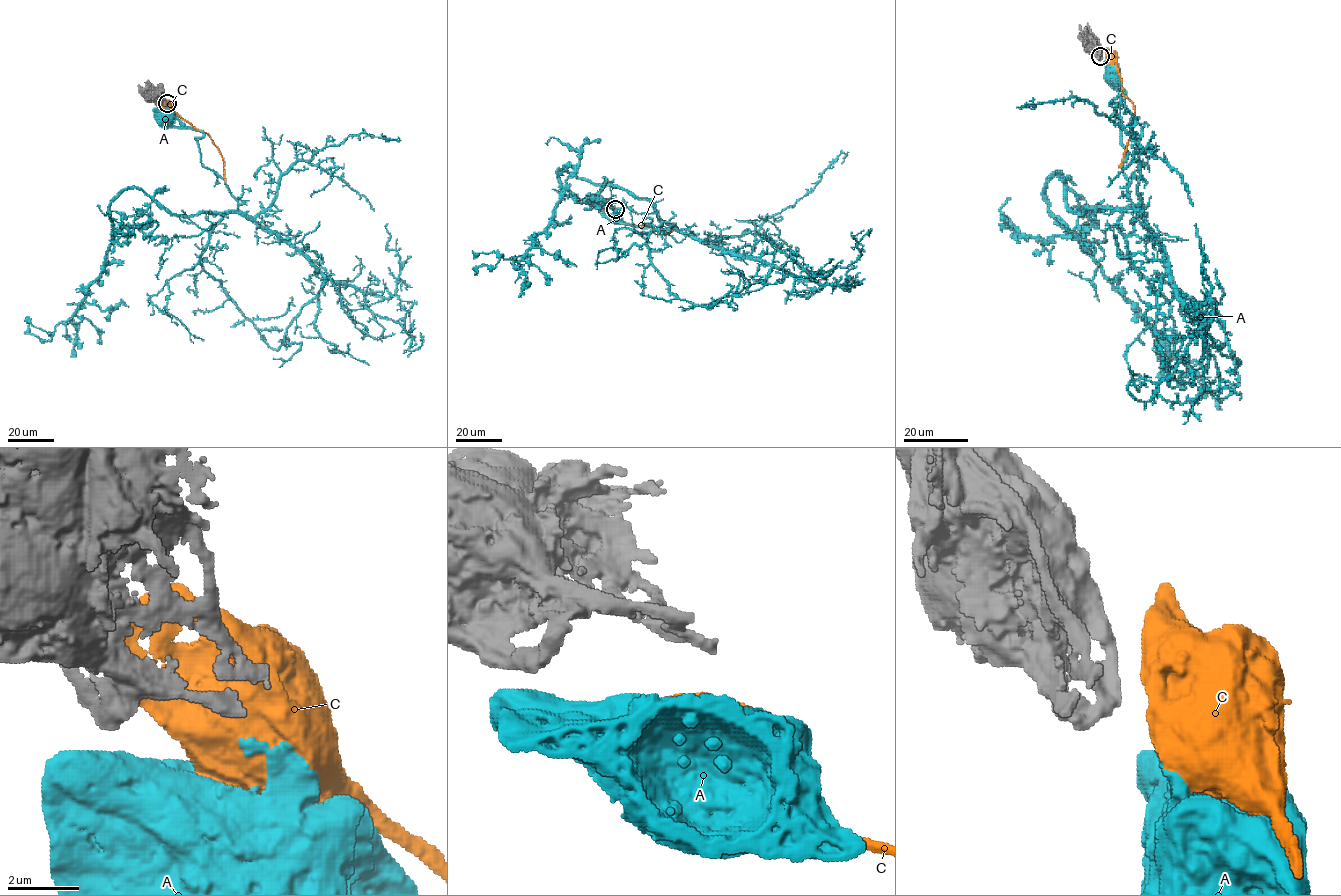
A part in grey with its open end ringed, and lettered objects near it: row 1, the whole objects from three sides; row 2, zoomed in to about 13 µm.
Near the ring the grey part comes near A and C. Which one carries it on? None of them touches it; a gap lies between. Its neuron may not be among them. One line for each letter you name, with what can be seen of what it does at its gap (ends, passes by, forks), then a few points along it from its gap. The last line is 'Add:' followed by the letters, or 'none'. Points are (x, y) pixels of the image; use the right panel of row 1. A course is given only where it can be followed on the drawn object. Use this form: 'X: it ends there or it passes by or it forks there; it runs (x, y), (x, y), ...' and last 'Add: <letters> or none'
Add: none

